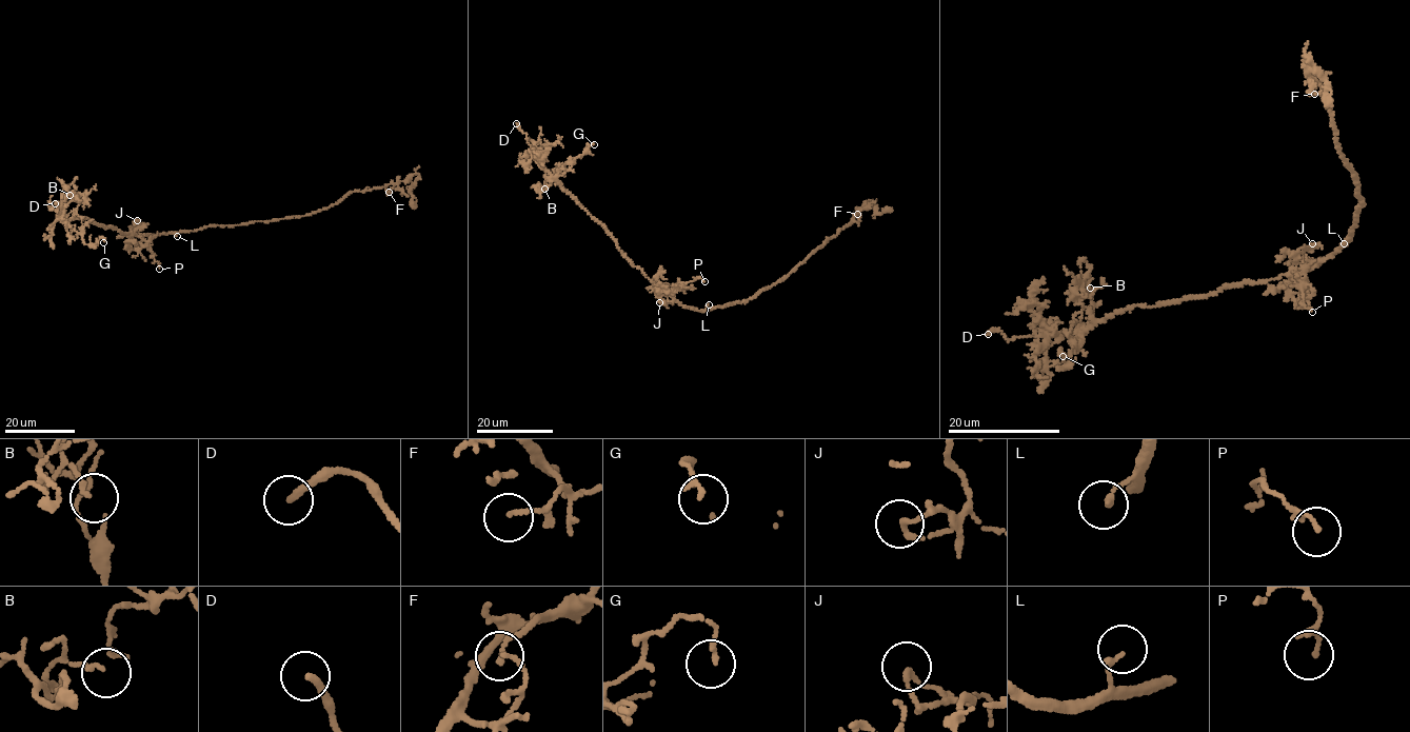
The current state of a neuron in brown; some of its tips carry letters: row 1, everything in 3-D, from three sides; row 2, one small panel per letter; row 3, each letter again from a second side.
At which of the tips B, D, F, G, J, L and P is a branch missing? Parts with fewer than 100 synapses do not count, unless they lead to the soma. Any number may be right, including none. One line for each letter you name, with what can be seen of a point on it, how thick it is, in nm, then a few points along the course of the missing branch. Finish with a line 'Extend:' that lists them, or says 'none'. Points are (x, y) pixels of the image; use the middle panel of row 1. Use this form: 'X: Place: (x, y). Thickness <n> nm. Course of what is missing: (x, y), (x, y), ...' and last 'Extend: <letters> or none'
D: Place: (516, 123). Thickness 200 nm
Extend: D

